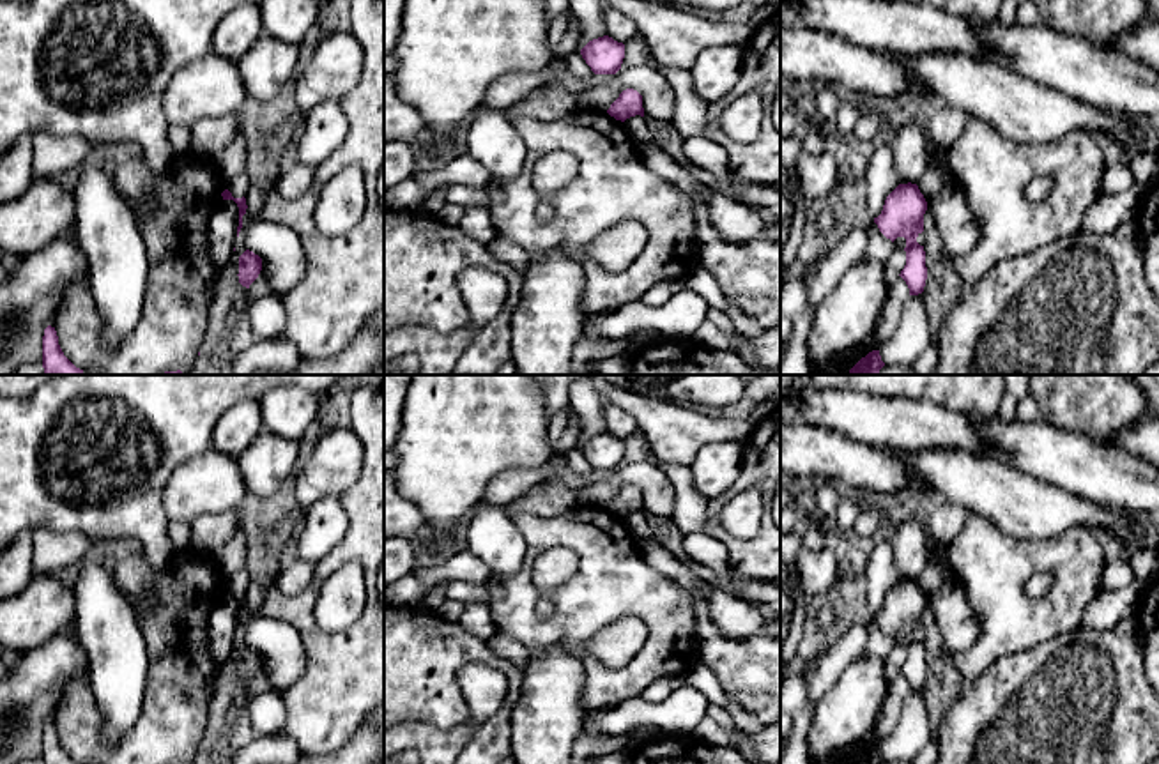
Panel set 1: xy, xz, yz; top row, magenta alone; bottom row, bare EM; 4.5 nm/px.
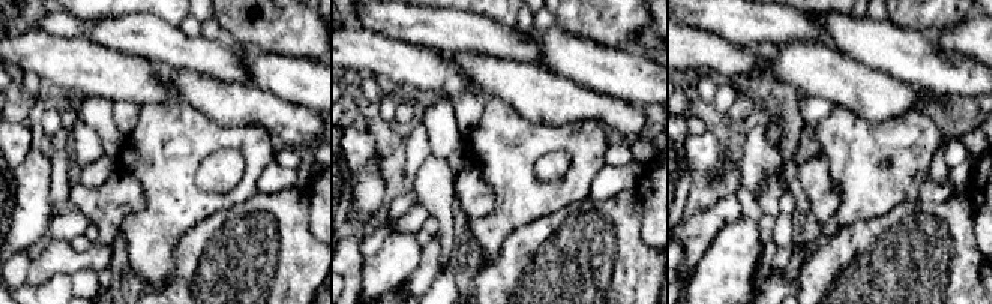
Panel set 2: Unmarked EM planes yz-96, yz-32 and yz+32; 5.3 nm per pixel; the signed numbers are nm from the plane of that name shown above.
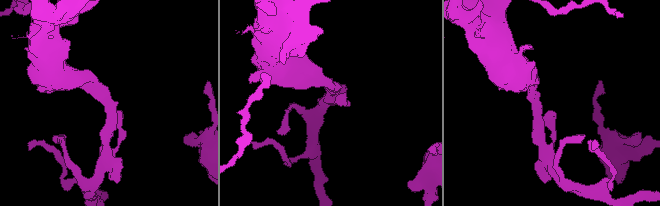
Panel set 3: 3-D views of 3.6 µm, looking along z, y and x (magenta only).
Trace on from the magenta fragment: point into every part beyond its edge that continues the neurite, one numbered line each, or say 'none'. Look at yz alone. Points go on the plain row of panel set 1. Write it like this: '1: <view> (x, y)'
none

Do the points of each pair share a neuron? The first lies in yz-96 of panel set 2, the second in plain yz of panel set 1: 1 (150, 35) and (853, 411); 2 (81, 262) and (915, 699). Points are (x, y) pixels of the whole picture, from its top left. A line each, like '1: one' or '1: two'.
1: one
2: two

